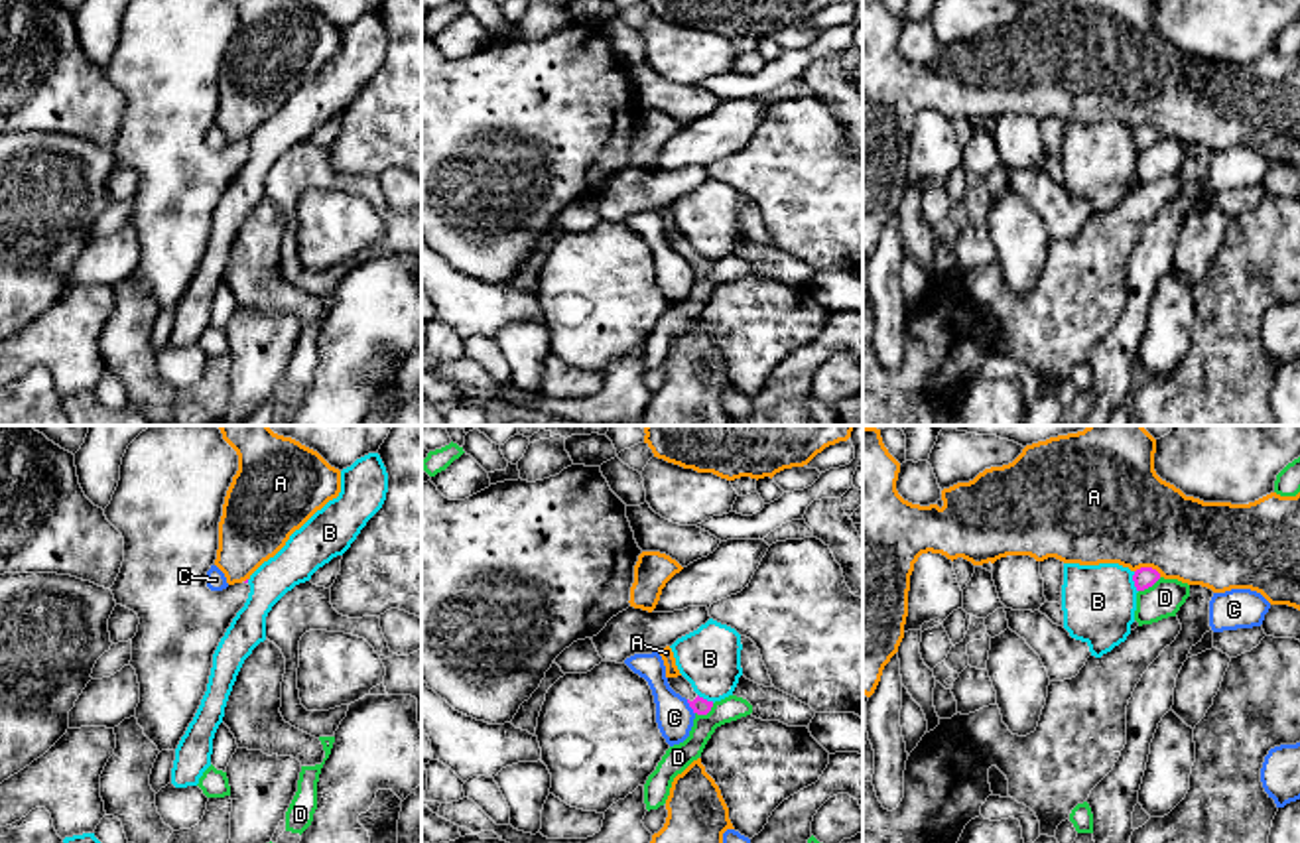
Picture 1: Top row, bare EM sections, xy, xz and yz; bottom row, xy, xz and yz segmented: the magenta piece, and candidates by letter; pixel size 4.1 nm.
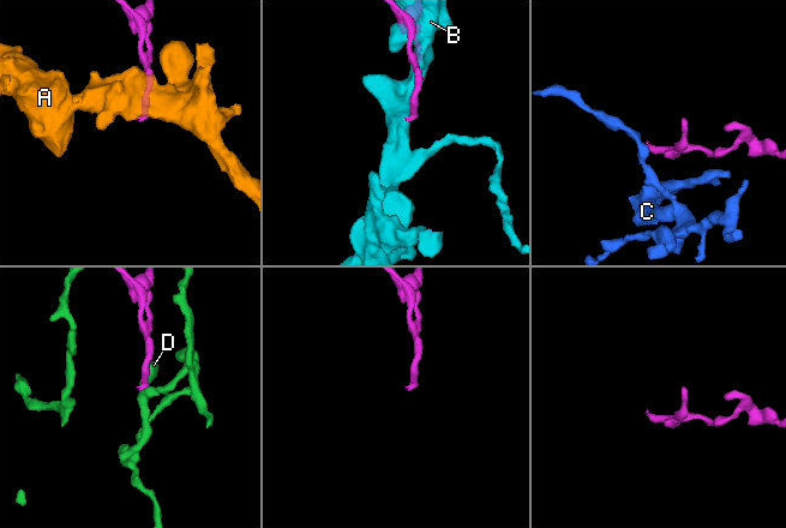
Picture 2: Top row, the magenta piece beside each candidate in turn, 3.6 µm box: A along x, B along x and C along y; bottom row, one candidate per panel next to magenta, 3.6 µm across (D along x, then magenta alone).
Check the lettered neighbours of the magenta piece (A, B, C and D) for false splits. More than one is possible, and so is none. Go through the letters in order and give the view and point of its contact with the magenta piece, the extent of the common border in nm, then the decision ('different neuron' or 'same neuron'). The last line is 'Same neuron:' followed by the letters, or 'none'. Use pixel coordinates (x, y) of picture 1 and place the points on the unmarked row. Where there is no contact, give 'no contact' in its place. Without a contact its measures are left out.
A: meets magenta in yz at (1149, 127); contact 110 nm long; different neuron
B: meets magenta in yz at (1133, 138); contact 90 nm long; different neuron
C: meets magenta in xz at (690, 264); contact 70 nm long; different neuron
D: meets magenta in xz at (706, 272); contact 90 nm long; different neuron
Same neuron: none

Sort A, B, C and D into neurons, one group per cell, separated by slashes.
A / B / C / D

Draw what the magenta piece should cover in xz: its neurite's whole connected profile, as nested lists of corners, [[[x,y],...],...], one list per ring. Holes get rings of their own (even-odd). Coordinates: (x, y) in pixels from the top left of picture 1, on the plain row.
[[[683,234],[668,236],[668,242],[676,252],[687,258],[693,272],[707,274],[711,270],[713,260],[699,256]]]

